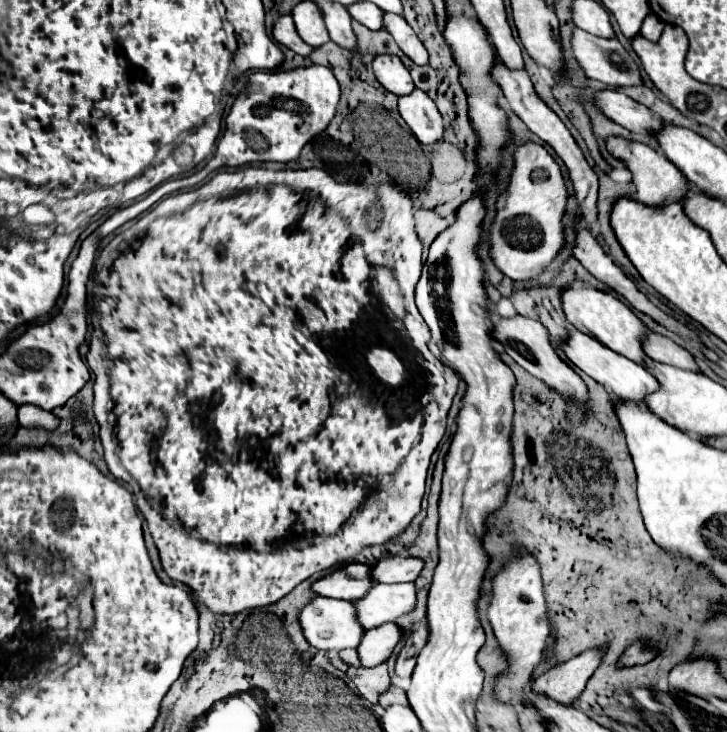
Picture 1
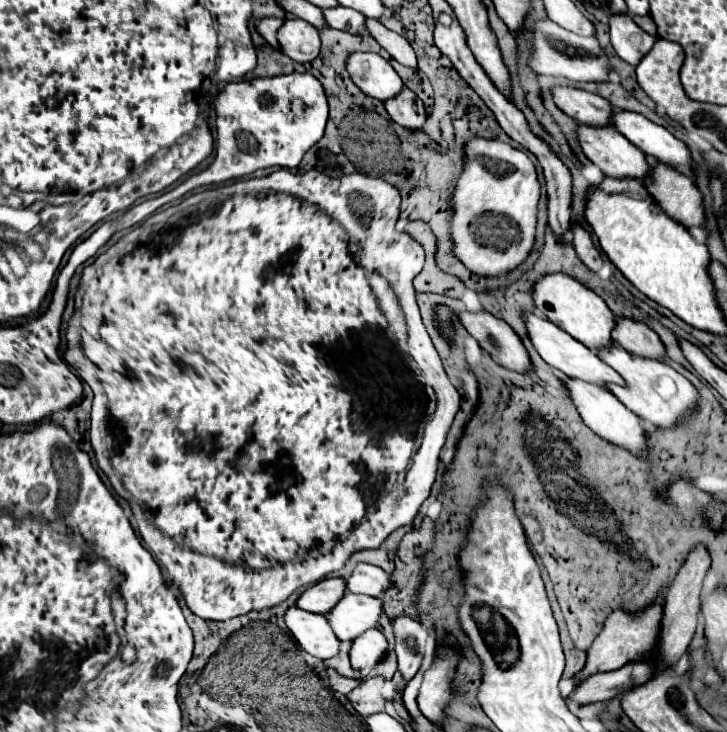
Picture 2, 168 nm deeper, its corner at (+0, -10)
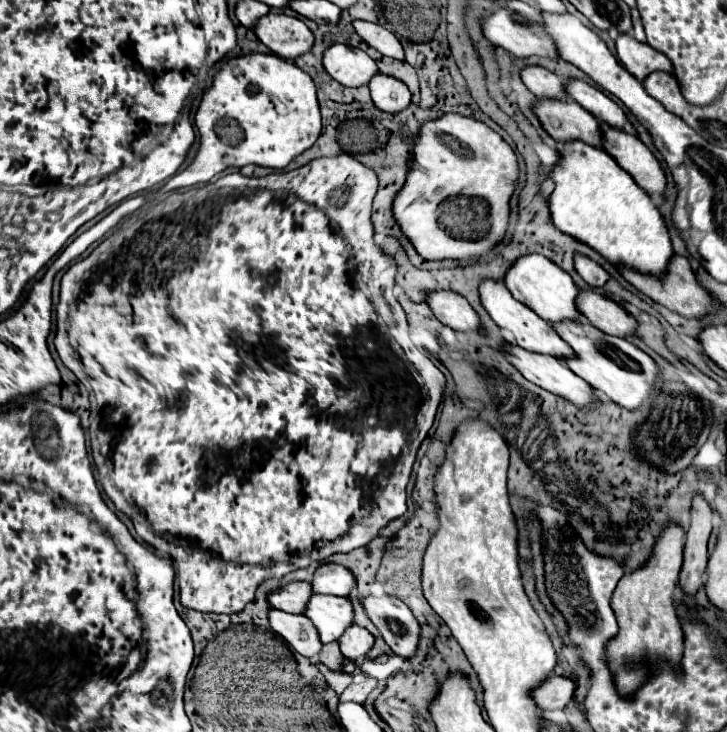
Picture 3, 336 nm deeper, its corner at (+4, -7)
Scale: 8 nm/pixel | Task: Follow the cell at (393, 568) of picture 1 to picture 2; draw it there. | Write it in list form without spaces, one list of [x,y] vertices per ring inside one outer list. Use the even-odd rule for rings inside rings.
[[[358,563],[354,573],[346,579],[346,587],[350,593],[362,593],[370,597],[384,597],[384,593],[394,585],[392,575],[384,569],[368,563]]]

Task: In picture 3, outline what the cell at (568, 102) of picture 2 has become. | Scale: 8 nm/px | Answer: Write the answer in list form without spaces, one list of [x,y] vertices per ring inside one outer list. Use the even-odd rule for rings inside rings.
[[[526,66],[520,70],[520,78],[524,86],[538,98],[542,96],[554,96],[554,98],[566,98],[564,92],[564,78],[552,74],[550,70],[542,66]]]

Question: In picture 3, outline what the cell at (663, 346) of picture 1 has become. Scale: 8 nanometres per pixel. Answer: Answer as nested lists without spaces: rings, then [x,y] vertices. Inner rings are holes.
[[[580,292],[576,298],[578,312],[602,332],[626,338],[636,332],[636,320],[614,300],[598,292]]]

